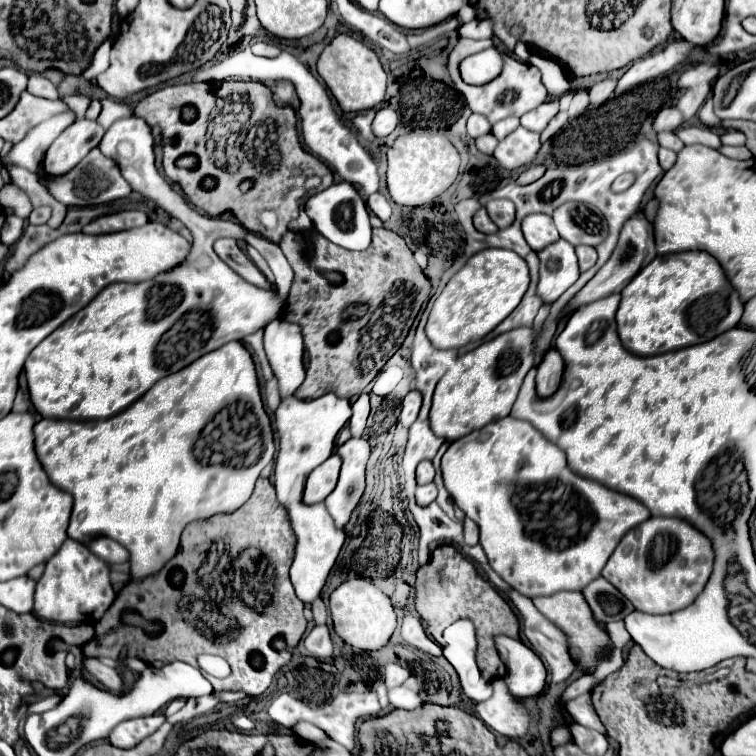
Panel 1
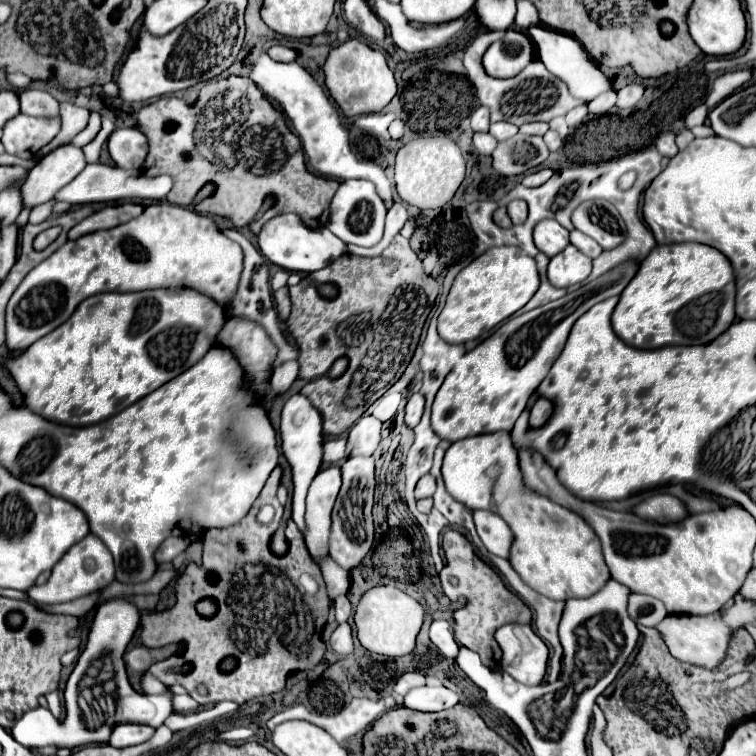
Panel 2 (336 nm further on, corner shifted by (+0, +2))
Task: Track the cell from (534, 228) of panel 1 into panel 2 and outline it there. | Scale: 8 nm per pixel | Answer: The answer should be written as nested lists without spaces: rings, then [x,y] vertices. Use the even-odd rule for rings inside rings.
[[[545,219],[537,223],[533,231],[533,239],[541,253],[553,257],[569,245],[569,231],[563,229],[555,219]]]

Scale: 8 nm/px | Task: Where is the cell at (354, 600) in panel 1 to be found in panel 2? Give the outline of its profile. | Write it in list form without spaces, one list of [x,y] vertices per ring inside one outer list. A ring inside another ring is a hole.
[[[383,585],[373,587],[361,595],[355,607],[353,621],[357,627],[357,639],[367,651],[381,653],[387,657],[399,657],[415,649],[415,637],[423,623],[423,607],[401,589]]]

